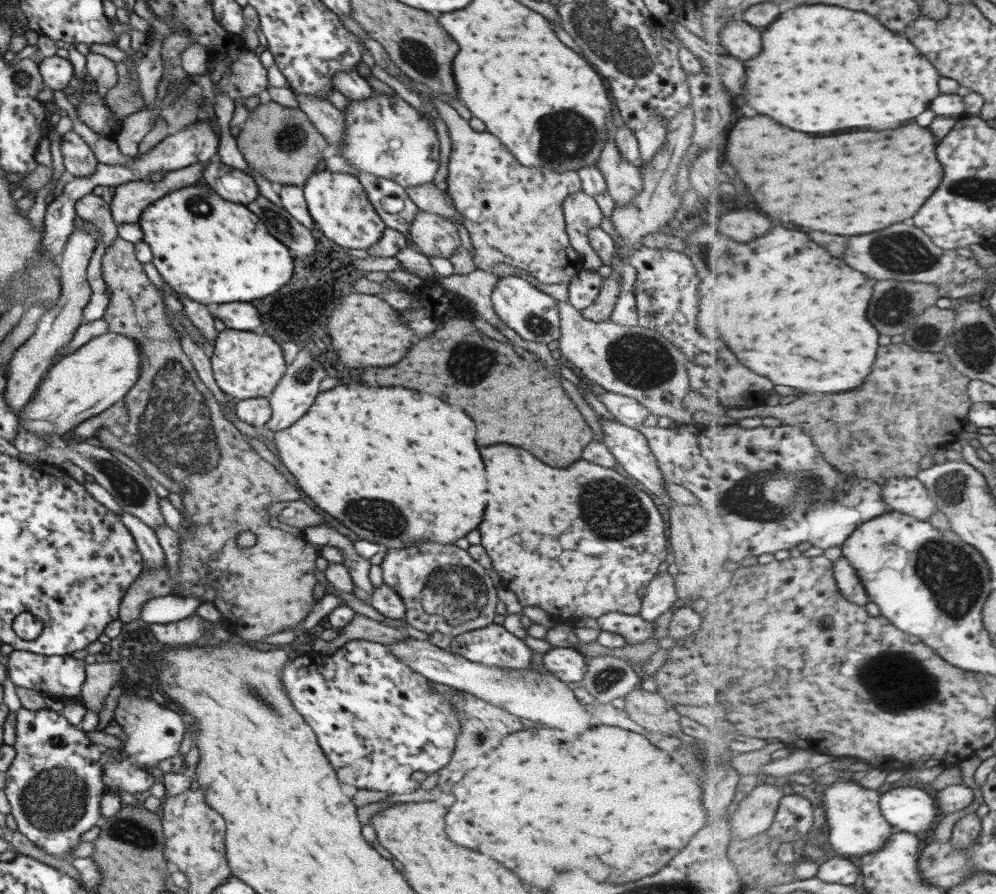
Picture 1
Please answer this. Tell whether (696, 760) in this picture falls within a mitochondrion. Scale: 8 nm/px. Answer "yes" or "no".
yes

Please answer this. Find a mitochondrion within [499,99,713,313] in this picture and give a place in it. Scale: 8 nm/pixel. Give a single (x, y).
(560, 138)

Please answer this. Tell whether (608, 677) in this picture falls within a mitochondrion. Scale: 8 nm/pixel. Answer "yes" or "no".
yes

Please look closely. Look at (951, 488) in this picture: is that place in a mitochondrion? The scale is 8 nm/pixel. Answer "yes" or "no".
yes

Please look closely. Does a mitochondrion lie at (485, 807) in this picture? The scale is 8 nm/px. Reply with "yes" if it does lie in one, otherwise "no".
no

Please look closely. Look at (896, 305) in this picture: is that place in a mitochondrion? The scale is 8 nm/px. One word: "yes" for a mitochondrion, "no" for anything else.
yes

